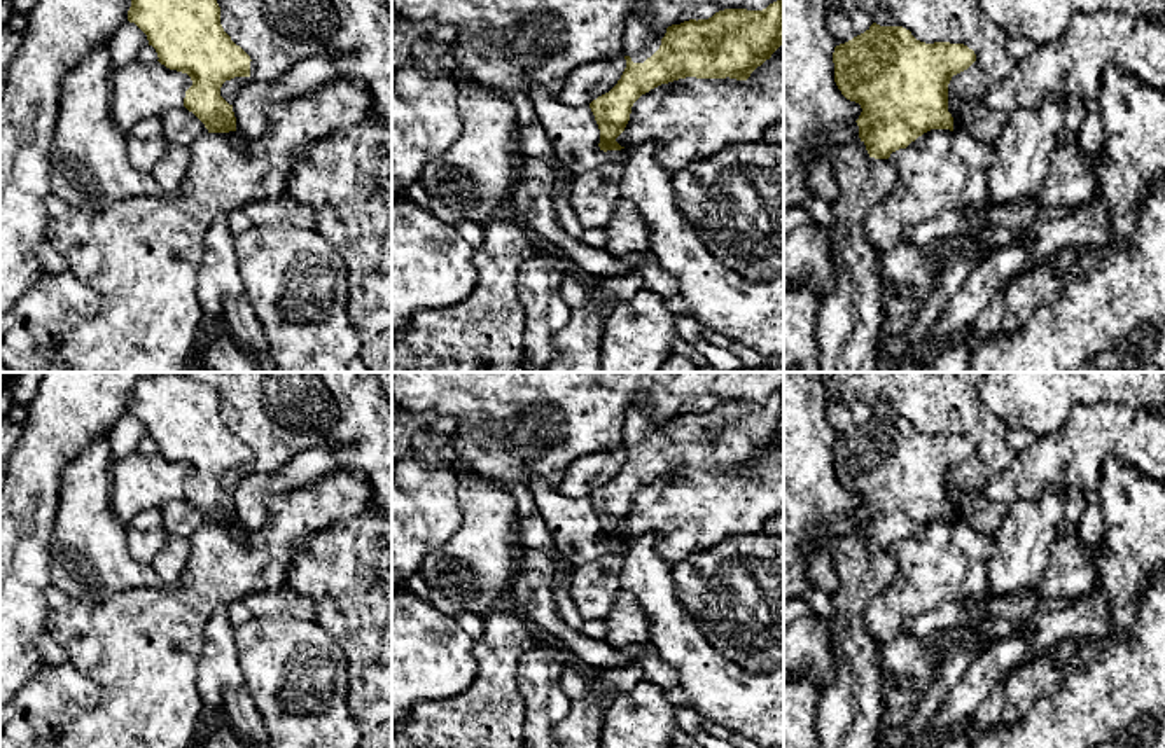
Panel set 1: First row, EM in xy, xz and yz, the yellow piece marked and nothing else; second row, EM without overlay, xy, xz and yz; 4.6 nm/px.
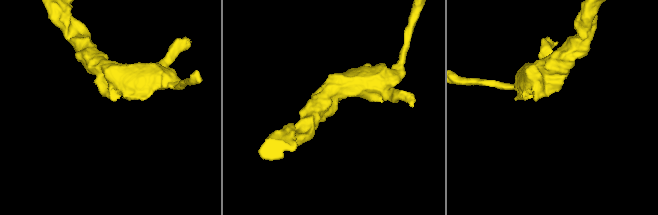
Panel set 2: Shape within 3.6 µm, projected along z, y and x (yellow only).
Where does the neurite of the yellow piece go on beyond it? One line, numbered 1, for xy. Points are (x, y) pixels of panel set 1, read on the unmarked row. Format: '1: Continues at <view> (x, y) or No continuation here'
1: No continuation here

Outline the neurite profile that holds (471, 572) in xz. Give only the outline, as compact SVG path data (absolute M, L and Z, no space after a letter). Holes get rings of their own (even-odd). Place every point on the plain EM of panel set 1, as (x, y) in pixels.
M462 470L458 503L458 531L430 552L418 571L429 585L429 601L453 619L464 612L486 615L497 608L516 563L514 496Z

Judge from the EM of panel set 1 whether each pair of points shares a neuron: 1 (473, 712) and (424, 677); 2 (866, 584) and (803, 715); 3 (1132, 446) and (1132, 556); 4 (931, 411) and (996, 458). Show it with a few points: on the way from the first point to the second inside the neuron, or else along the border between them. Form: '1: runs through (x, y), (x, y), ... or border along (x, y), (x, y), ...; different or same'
1: border along (478, 666), (462, 692), (411, 708); different
2: border along (819, 692), (817, 729); different
3: border along (1146, 476), (1111, 457), (1104, 464), (1097, 490); different
4: runs through (948, 411), (957, 413), (985, 441); same

